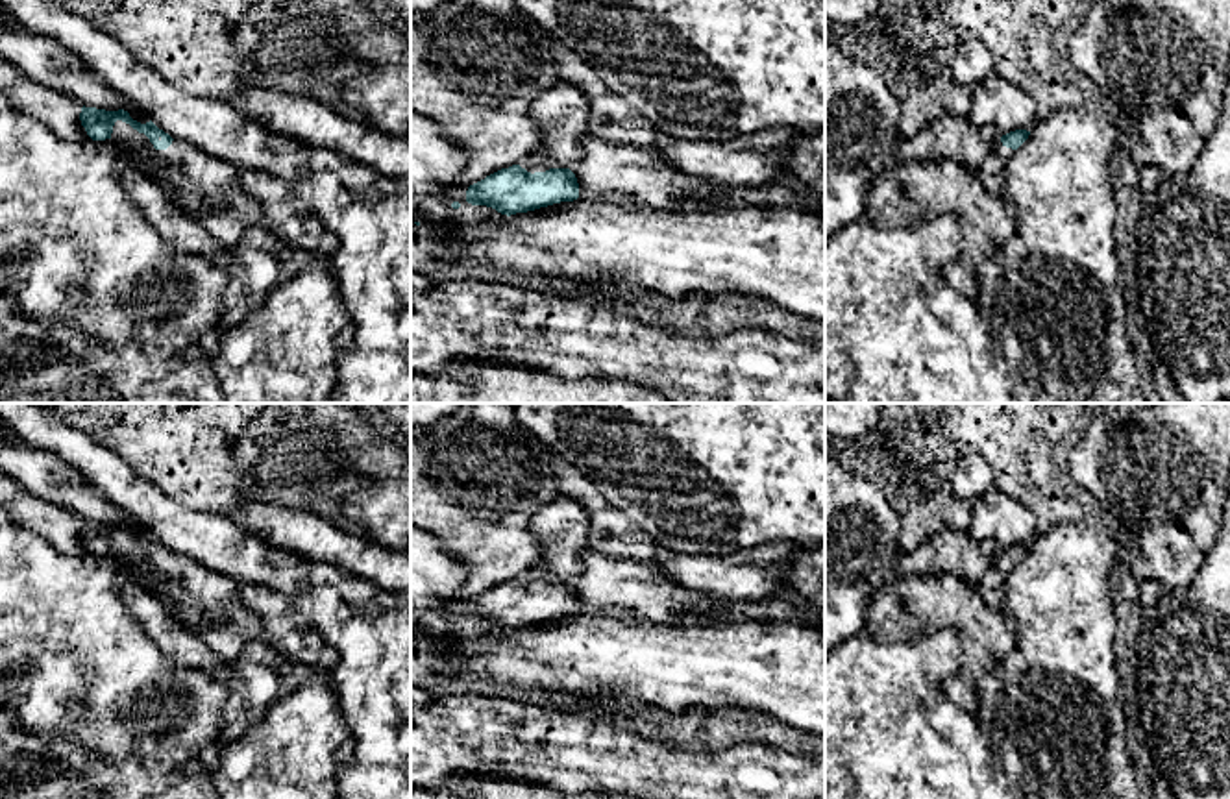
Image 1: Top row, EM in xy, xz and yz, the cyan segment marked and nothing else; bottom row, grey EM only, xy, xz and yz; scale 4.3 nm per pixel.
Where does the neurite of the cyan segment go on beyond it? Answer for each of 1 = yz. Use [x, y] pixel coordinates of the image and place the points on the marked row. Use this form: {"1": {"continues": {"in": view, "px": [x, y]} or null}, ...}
{"1": {"continues": {"in": "yz", "px": [992, 172]}}}

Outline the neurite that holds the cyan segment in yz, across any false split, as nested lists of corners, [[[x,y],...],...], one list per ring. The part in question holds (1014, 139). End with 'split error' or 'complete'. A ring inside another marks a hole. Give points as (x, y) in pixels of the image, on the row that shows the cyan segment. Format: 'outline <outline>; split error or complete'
outline [[[1015,129],[1002,137],[995,137],[991,154],[982,163],[978,176],[982,178],[988,192],[1006,194],[1004,168],[1012,154],[1028,139],[1030,131]]]; split error

